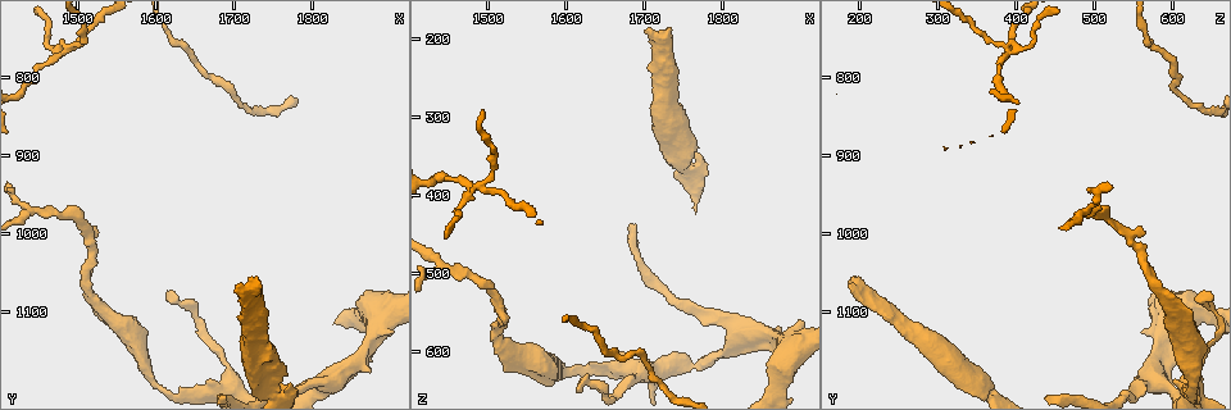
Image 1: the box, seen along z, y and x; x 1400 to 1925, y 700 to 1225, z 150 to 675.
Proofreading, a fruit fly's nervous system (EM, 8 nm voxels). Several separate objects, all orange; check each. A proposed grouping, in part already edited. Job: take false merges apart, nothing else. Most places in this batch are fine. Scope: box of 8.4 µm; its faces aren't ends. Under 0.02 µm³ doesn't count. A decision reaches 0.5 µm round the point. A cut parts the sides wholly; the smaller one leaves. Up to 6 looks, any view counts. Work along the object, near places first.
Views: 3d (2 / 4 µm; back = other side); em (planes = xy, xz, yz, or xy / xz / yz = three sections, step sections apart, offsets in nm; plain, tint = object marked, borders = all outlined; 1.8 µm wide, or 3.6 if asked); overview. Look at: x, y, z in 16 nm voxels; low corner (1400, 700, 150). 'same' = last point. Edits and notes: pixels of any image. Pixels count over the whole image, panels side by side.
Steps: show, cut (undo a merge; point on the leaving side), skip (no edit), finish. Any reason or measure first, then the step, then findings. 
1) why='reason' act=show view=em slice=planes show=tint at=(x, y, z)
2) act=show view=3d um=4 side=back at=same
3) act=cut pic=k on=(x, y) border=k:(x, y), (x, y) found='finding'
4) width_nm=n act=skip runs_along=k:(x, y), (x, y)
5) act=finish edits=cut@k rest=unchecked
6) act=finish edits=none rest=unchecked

why='branch point' act=show view=3d um=4 at=(1485, 765, 390)

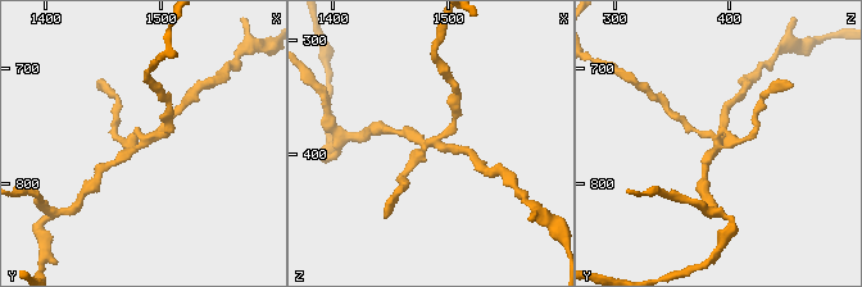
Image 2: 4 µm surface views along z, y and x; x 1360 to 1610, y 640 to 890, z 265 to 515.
why='need the tissue' act=show view=em slice=xz step=8 show=tint at=(1488, 762, 390)

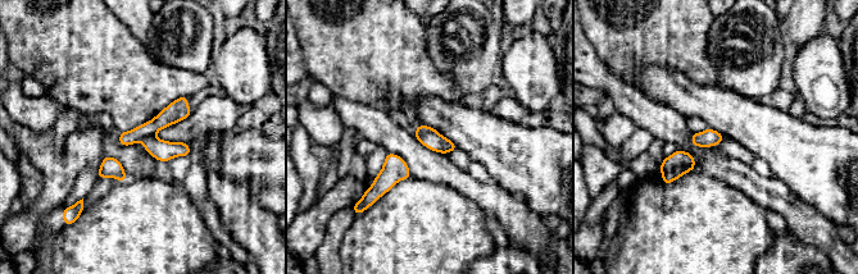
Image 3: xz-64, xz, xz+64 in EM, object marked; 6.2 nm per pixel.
act=show view=em slice=planes show=borders at=same

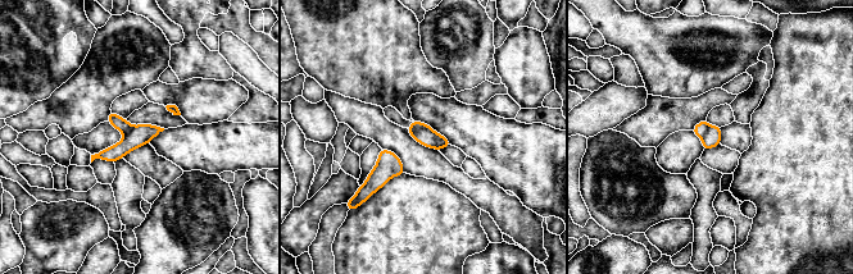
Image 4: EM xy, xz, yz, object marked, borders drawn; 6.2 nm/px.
act=cut pic=4 on=(414, 126) border=4:(430, 127), (409, 132) found='a second cell is stuck on'

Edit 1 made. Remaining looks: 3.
act=show view=overview

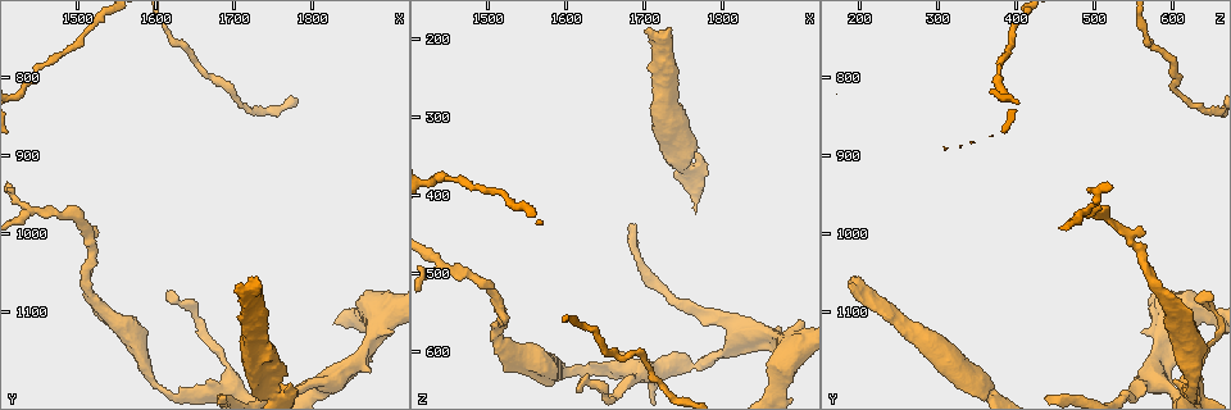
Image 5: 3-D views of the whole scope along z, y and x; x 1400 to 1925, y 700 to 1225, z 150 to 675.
why='thick turns thin' act=show view=3d um=4 at=(1540, 1105, 600)

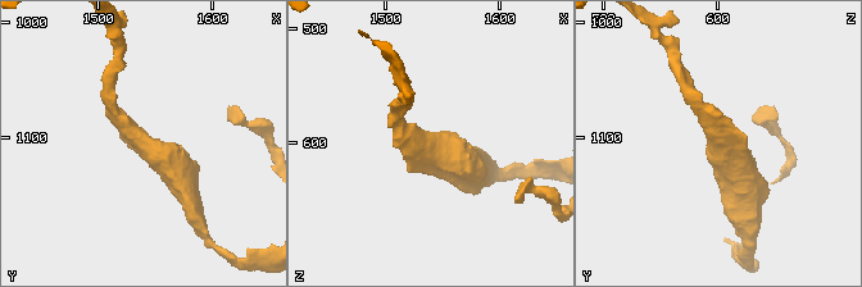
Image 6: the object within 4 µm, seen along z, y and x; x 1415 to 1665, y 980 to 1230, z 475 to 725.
arm_widths_nm=190,460 why='shape alone is not enough' act=show view=em um=3.6 slice=planes show=tint at=(1540, 1104, 604)

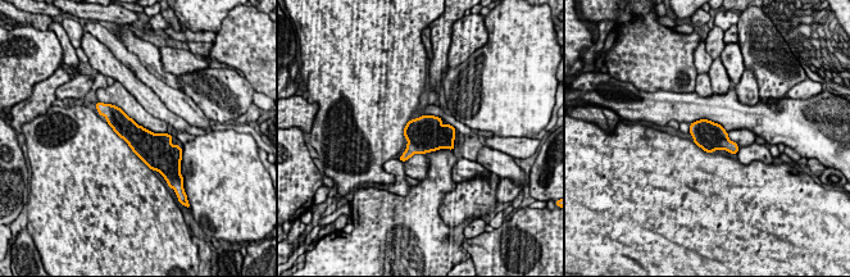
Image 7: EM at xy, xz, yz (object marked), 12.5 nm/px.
act=skip found='all the same cell'

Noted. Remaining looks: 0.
act=finish edits=cut@4 rest=unchecked

